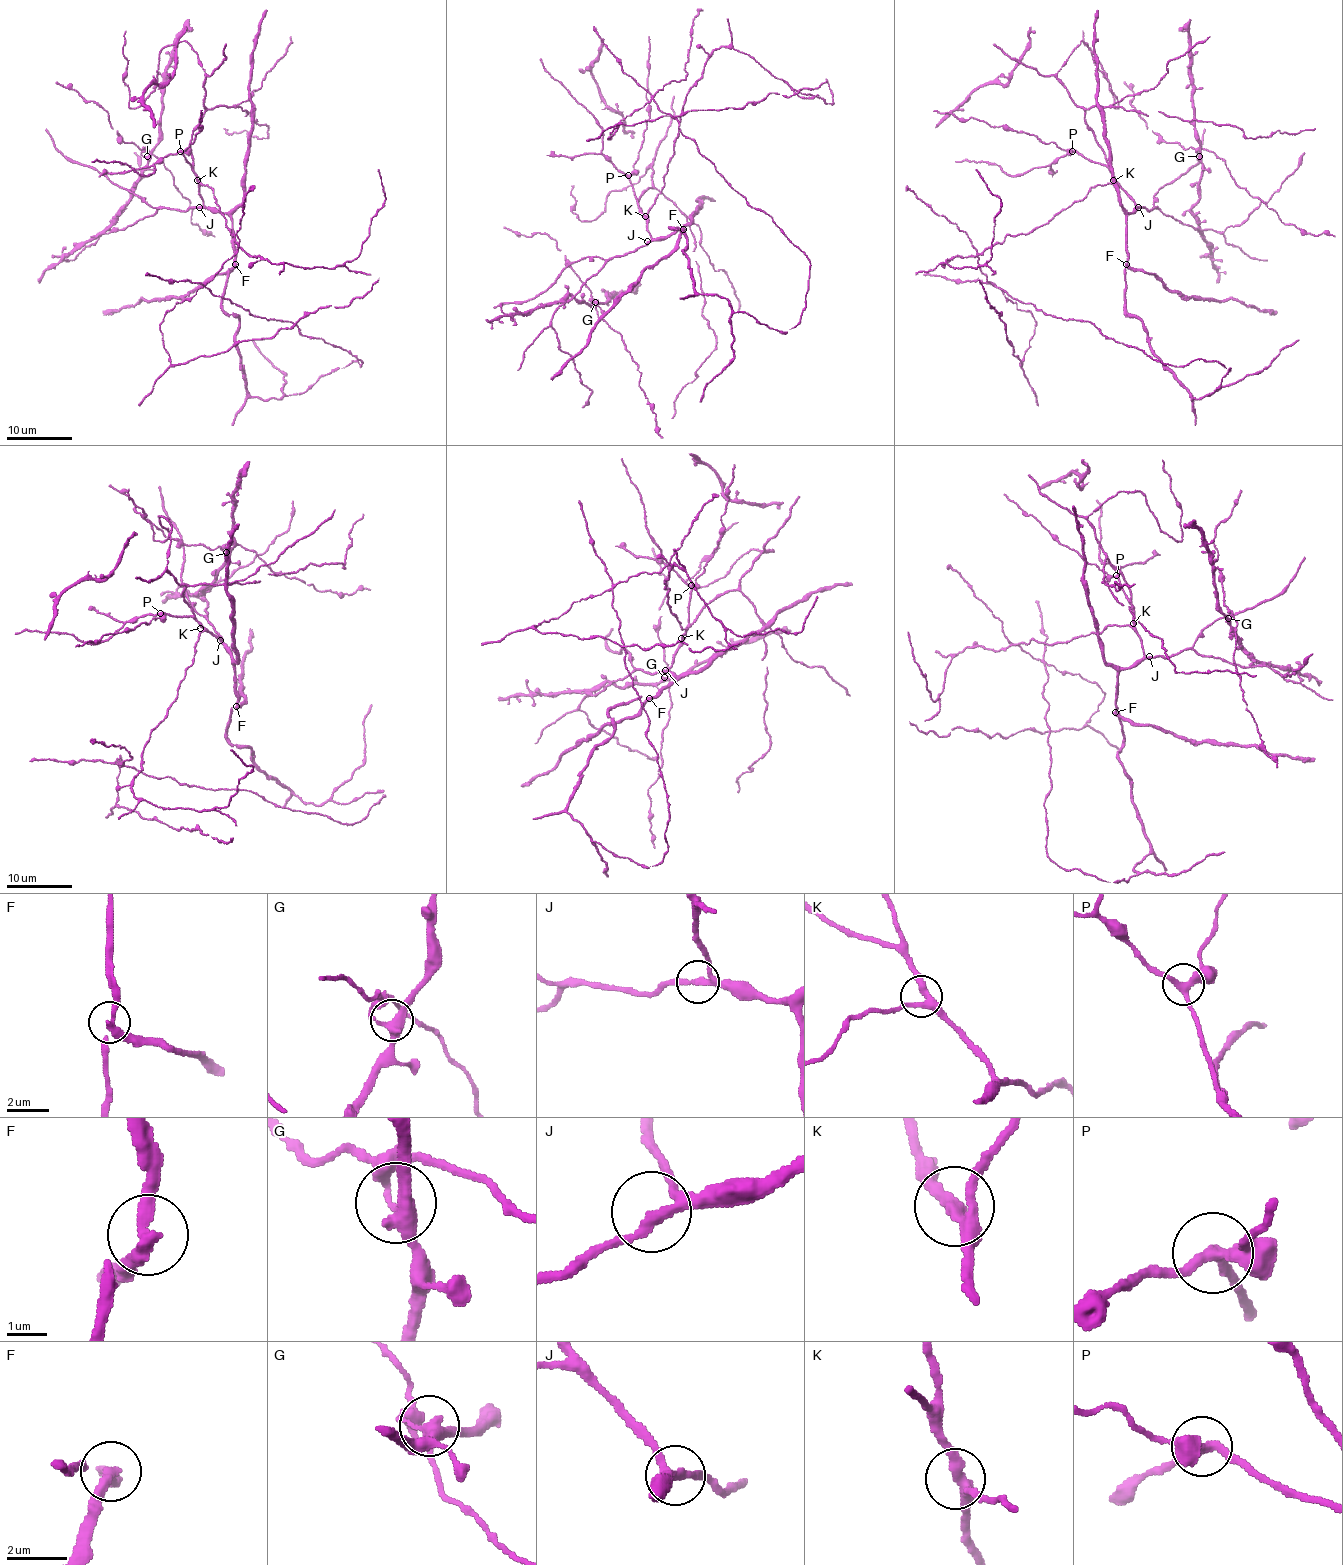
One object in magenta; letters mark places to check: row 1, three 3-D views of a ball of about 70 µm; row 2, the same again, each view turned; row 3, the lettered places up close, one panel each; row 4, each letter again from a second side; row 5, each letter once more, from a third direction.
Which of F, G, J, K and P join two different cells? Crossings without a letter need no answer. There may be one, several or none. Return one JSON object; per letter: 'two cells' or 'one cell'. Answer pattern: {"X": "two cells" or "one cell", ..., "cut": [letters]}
{"F": "two cells", "G": "one cell", "J": "one cell", "K": "one cell", "P": "one cell", "cut": ["F"]}

